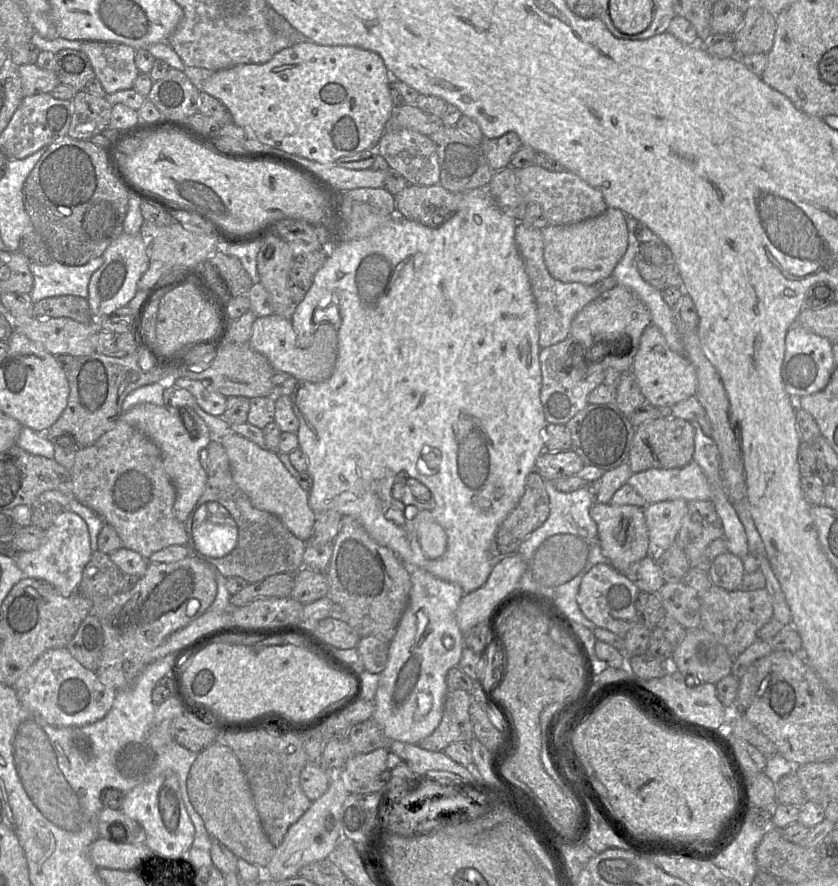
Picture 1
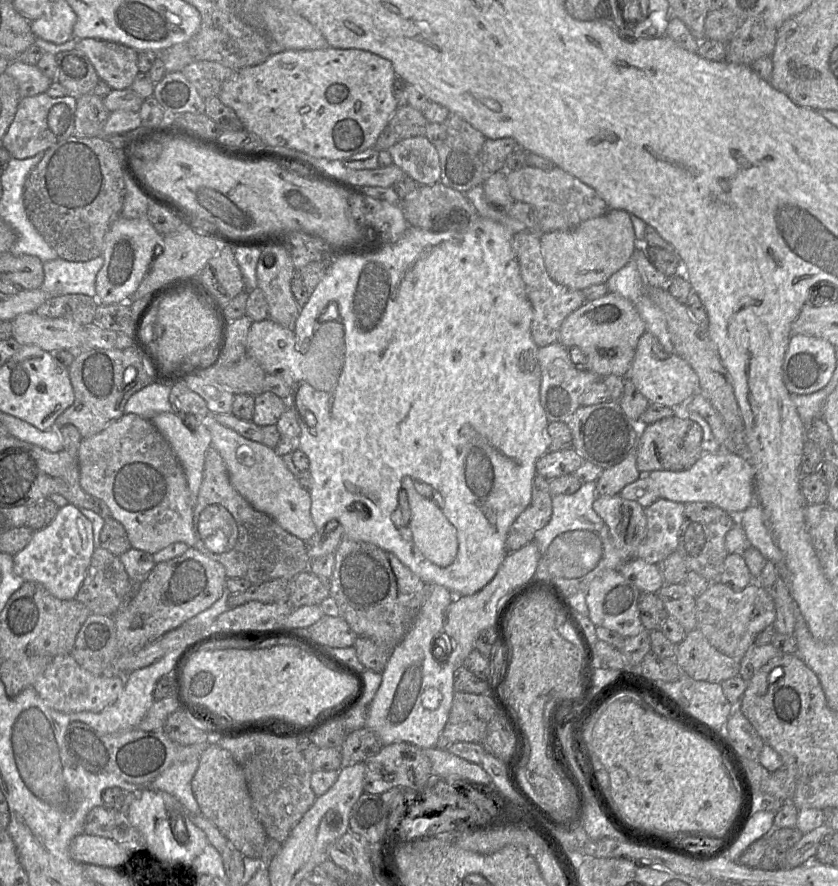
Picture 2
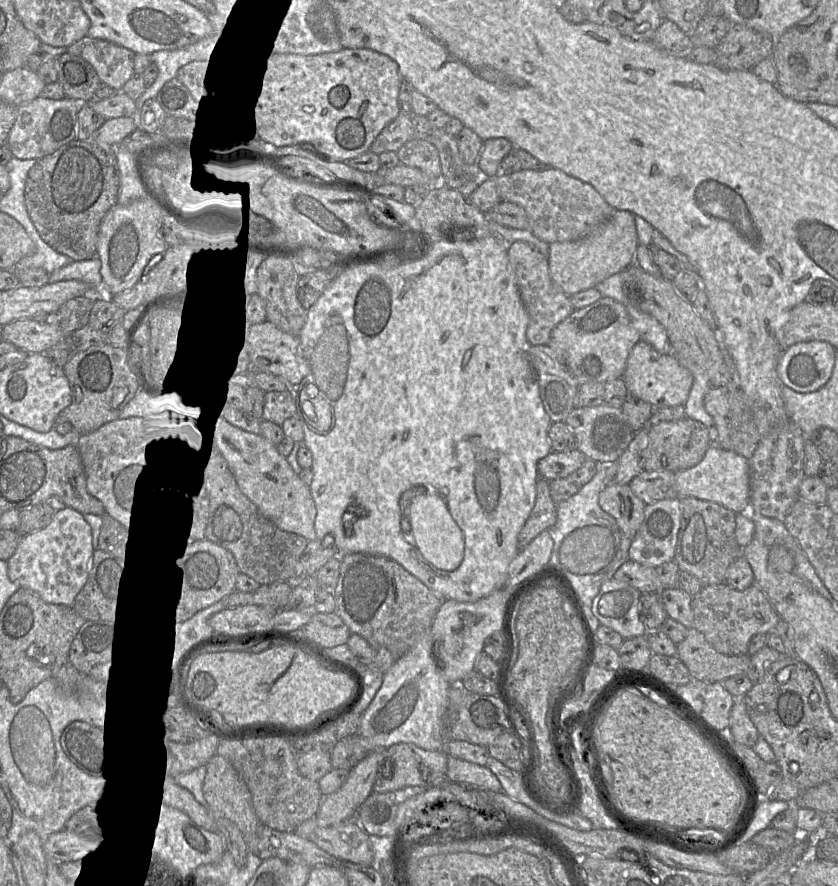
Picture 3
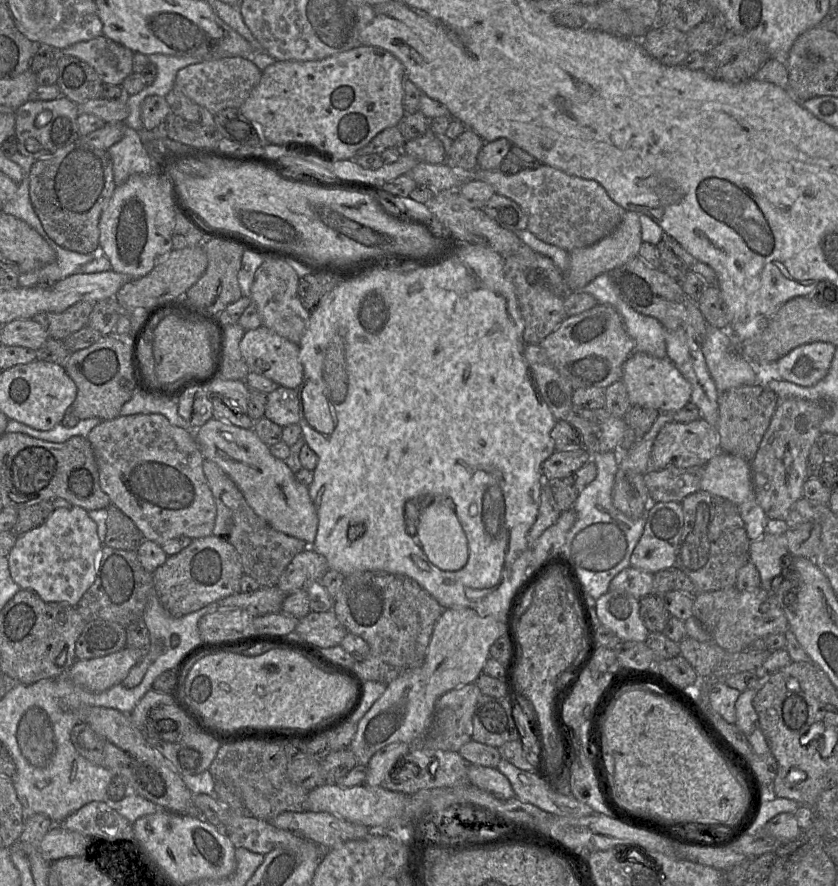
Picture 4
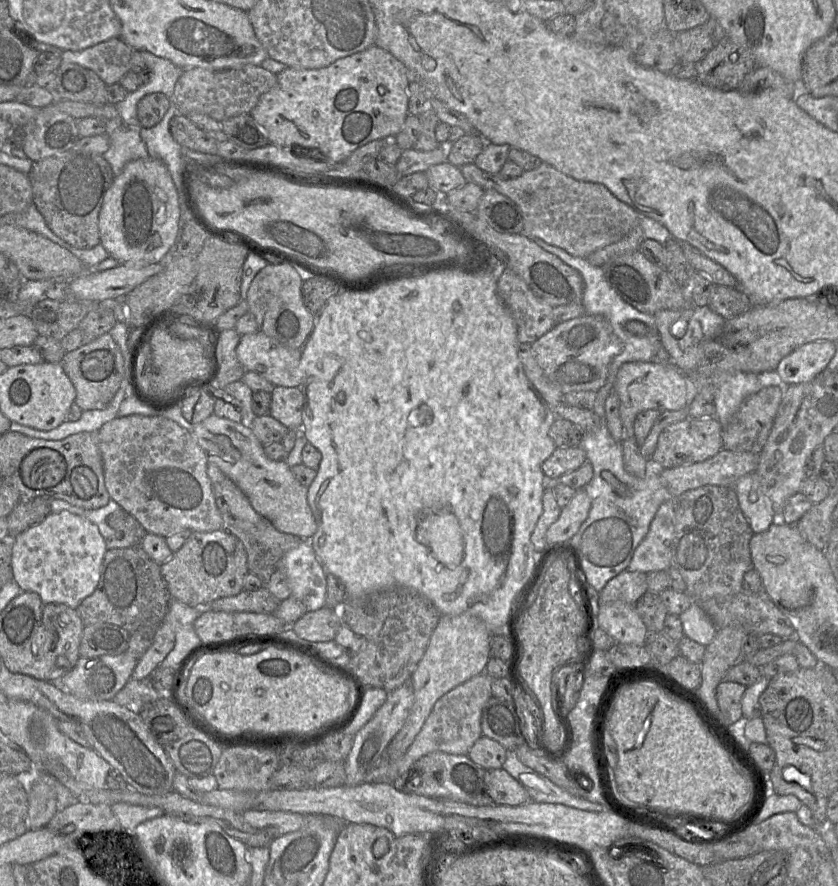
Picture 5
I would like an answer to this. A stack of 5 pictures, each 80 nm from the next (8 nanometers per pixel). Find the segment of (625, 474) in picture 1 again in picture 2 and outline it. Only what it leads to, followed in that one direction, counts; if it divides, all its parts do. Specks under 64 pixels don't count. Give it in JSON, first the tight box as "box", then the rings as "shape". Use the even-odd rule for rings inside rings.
{"box":[595,447,641,499],"shape":[[[634,447],[618,464],[603,469],[596,481],[595,499],[600,496],[613,496],[628,484],[637,480],[641,473],[637,469],[637,448]]]}

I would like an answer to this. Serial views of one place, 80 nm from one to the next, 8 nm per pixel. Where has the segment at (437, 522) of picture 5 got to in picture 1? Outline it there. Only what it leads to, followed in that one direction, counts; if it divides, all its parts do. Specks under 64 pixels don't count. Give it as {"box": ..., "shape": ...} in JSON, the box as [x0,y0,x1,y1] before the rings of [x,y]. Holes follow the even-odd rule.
{"box":[414,510,447,559],"shape":[[[420,510],[414,517],[414,526],[423,553],[430,559],[441,557],[447,548],[447,535],[431,511]]]}

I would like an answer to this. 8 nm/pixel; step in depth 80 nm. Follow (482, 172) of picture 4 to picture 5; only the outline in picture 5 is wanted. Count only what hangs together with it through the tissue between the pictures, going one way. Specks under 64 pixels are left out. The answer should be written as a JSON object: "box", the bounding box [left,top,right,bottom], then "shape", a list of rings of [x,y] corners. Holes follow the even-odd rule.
{"box":[459,162,640,258],"shape":[[[544,162],[540,167],[524,171],[519,177],[511,179],[503,179],[500,174],[483,171],[475,163],[465,164],[459,168],[466,183],[480,185],[484,190],[494,189],[519,206],[524,222],[523,235],[528,238],[539,238],[577,257],[587,258],[594,251],[621,240],[640,223],[640,215],[631,206],[617,199],[603,184],[576,180]]]}

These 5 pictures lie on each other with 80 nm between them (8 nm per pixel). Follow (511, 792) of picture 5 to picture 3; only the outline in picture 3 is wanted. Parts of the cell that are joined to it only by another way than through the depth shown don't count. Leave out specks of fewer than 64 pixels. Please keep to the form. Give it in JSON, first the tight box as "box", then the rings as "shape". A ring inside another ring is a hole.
{"box":[446,756,504,792],"shape":[[[448,756],[446,779],[473,790],[504,792],[498,778],[489,768],[453,756]]]}

